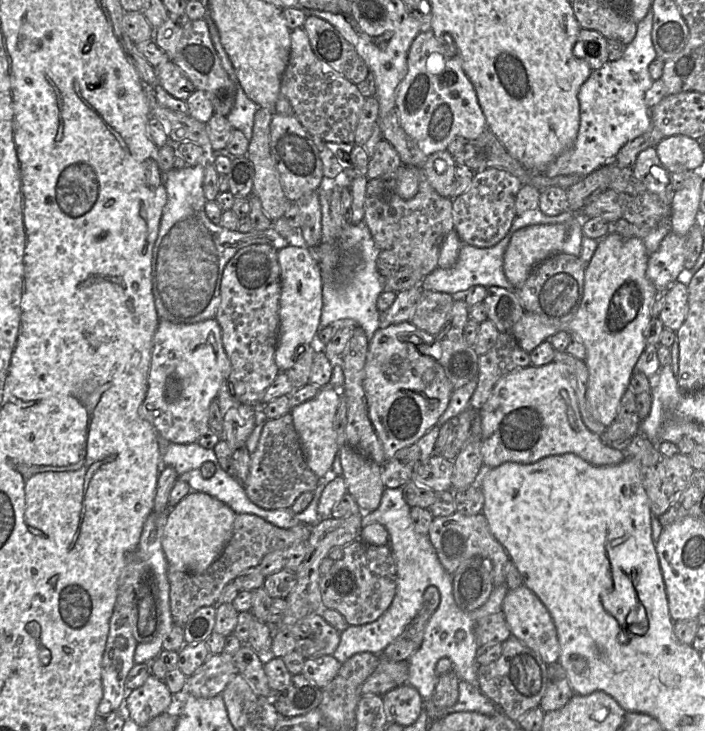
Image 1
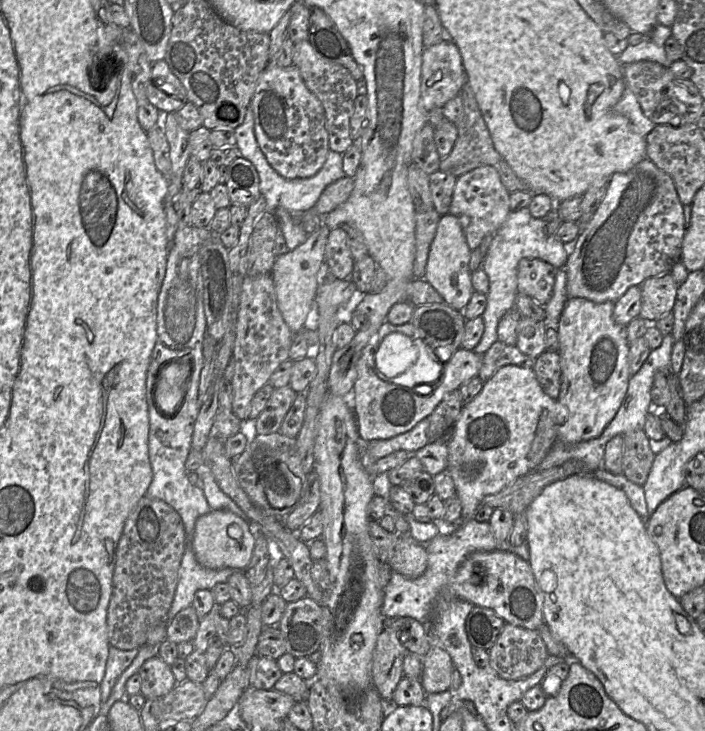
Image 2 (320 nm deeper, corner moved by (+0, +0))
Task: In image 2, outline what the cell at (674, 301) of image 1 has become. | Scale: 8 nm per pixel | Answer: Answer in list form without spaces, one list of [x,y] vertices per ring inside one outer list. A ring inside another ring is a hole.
[[[671,273],[648,278],[640,287],[641,318],[653,323],[673,311],[679,285]]]

